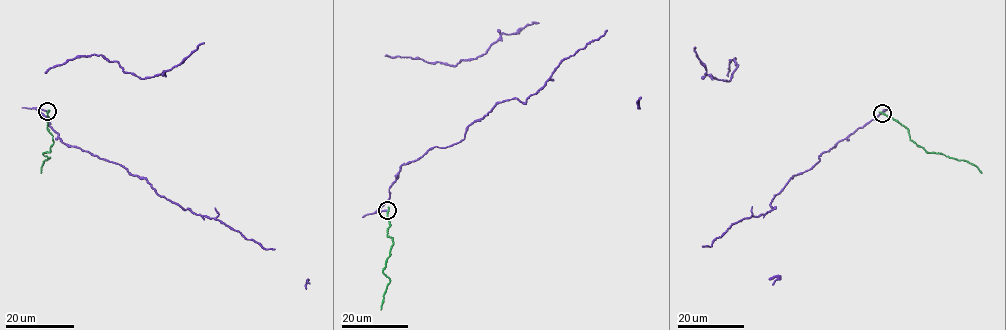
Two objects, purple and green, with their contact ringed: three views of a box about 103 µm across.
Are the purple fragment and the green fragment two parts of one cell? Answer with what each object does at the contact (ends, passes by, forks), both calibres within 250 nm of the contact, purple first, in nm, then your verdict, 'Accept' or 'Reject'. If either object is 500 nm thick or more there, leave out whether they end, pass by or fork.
At the ring purple ends. At the ring green ends. Thickness 240 nm (purple) against 340 nm. Reject

